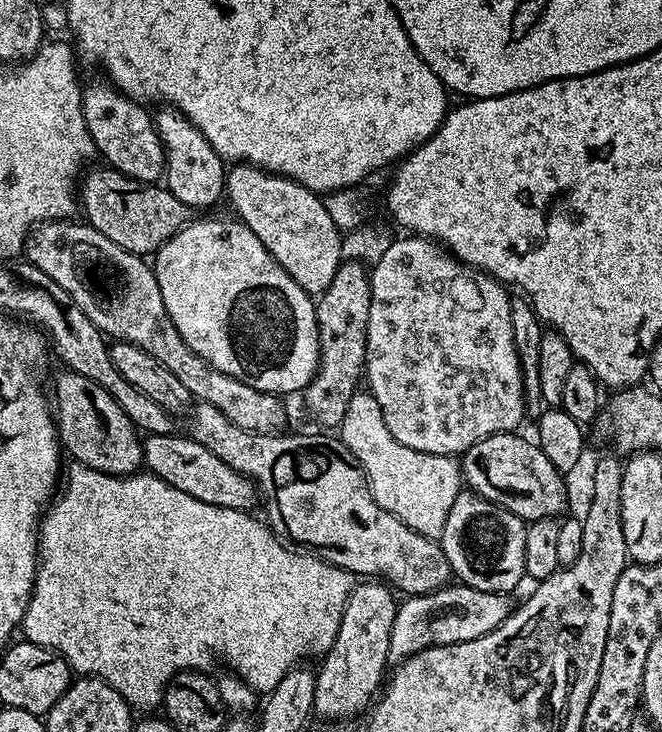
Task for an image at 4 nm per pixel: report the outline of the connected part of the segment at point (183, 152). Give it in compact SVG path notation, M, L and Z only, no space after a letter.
M171 106L161 109L160 113L155 113L154 121L164 146L164 171L168 191L172 192L179 204L188 210L208 208L211 204L218 203L226 192L226 161L180 111Z

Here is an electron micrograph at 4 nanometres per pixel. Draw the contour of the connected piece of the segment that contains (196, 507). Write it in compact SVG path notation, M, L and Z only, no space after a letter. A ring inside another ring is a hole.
M73 463L71 467L69 472L67 469L58 495L47 505L40 522L36 581L24 611L23 639L66 658L73 673L87 674L89 677L106 681L136 710L159 709L164 699L164 691L178 673L185 670L211 669L210 666L215 662L216 656L224 656L225 662L228 663L227 667L246 681L256 693L267 694L274 690L274 686L278 686L278 682L282 682L288 671L303 661L300 660L303 656L320 658L330 650L330 646L334 646L344 607L354 587L353 577L346 569L327 564L319 555L289 546L263 519L255 520L247 511L202 502L190 494L182 494L182 490L170 486L159 476L151 474L111 476L87 468L85 464Z

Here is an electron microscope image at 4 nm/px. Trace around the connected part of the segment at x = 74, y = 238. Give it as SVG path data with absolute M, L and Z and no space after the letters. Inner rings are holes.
M45 220L37 224L29 232L24 246L27 263L54 278L105 337L140 347L166 366L186 386L193 399L217 406L230 422L252 433L279 429L276 427L283 424L286 412L275 393L254 390L246 386L246 382L230 378L230 374L222 374L222 370L214 370L206 358L198 358L198 354L182 342L182 334L178 334L174 322L170 322L170 314L166 314L156 273L145 257L128 252L118 246L118 242L110 242L106 234L94 230L87 222L72 223L76 222Z

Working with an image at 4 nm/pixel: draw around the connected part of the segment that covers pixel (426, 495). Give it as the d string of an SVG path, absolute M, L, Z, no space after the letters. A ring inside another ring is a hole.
M357 390L350 398L345 417L338 427L338 438L363 466L368 476L368 488L372 491L377 506L394 514L419 536L438 538L444 533L450 506L454 506L454 498L458 498L458 494L465 487L464 473L460 470L459 459L426 454L422 450L410 450L410 446L402 446L402 442L398 442L398 438L394 438L394 434L386 430L386 422L382 418L382 406L378 406L378 398L374 398L367 390Z

